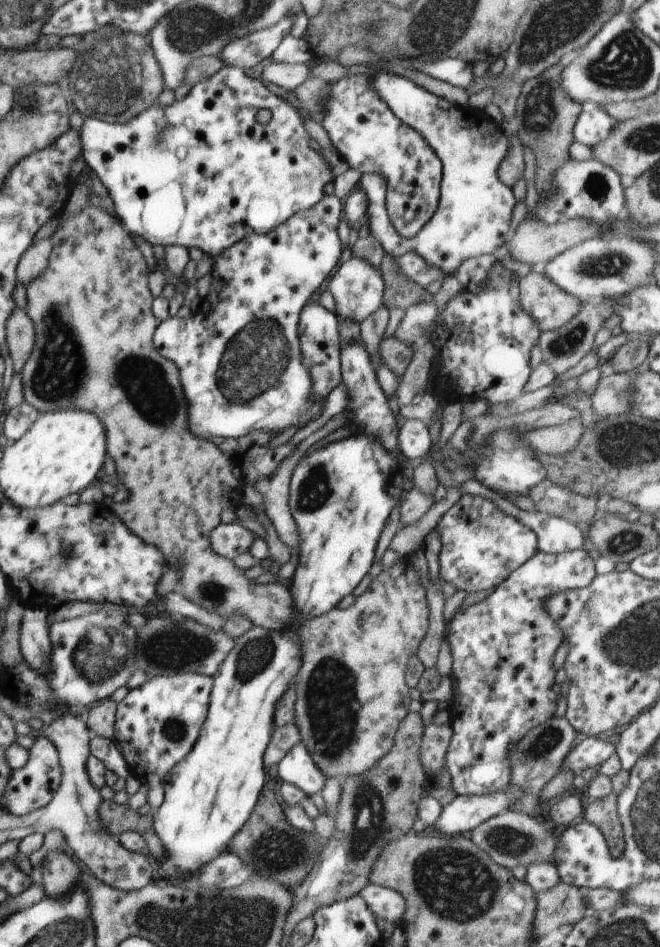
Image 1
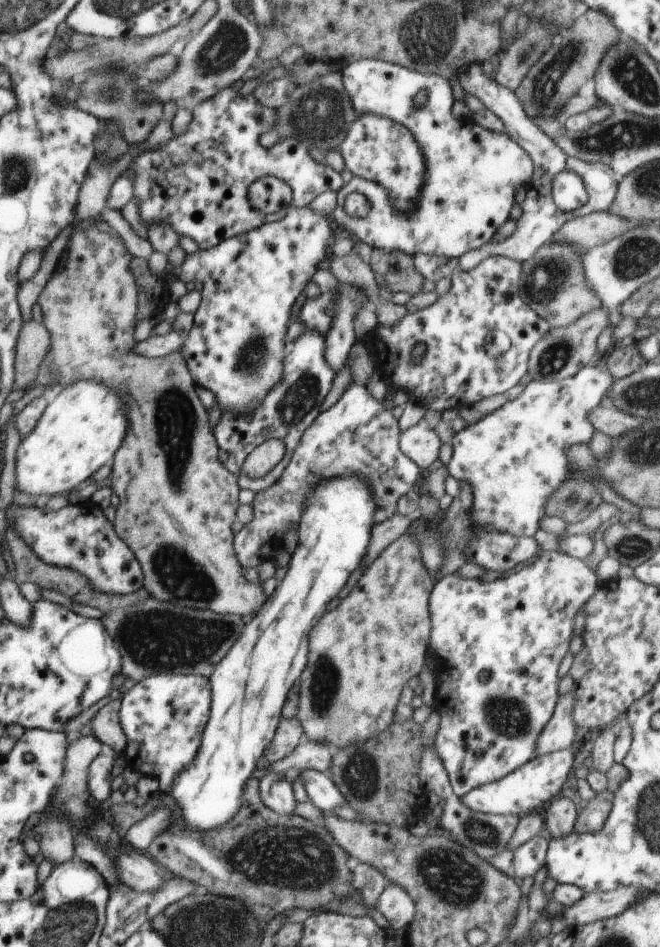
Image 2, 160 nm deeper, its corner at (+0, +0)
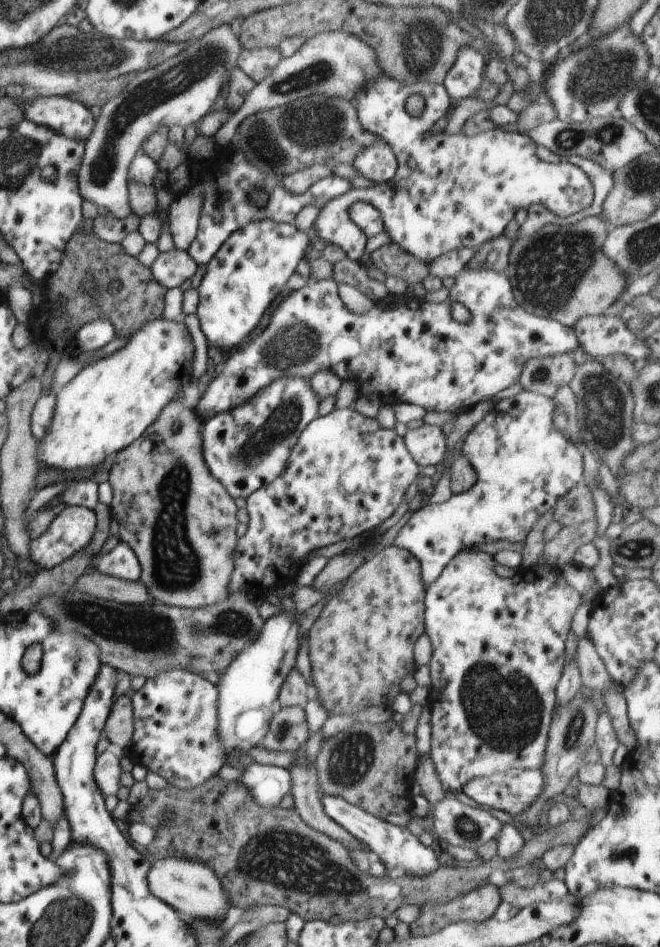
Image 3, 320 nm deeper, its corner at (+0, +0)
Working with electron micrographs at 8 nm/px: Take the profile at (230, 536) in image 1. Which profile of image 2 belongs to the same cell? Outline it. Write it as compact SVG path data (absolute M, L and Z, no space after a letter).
M350 382L338 402L320 413L306 428L282 478L265 491L256 492L251 503L252 520L233 538L233 547L242 568L256 568L266 560L274 564L277 554L282 551L278 546L282 546L284 534L290 528L298 532L307 498L318 480L354 474L369 483L375 498L377 507L373 522L381 523L394 516L397 513L396 502L424 476L419 466L401 451L400 434L398 419L382 402L370 396L366 384Z

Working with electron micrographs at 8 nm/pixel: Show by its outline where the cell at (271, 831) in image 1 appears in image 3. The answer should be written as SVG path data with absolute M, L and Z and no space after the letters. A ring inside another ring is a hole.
M215 775L192 790L178 789L172 786L164 788L164 790L149 790L146 797L132 806L128 812L128 814L134 814L136 820L141 820L140 822L146 820L146 824L154 826L156 832L159 833L154 844L147 848L154 860L176 857L205 863L219 878L222 888L226 890L226 896L230 898L230 908L244 910L248 906L280 905L280 907L288 908L292 913L300 916L305 922L331 921L334 918L337 920L342 914L344 914L344 921L365 920L374 917L385 920L390 915L395 915L395 911L400 906L422 907L428 904L436 906L436 904L444 904L450 900L463 899L474 888L482 886L484 882L489 882L490 875L496 869L495 863L500 863L503 870L516 869L538 861L551 847L578 844L587 833L595 813L588 813L583 820L571 818L565 824L550 828L541 834L536 831L534 837L530 840L526 839L524 846L518 850L518 854L512 856L510 860L501 860L496 856L493 861L480 862L480 866L474 866L473 870L460 868L460 866L458 868L442 866L430 874L422 874L422 876L410 874L394 880L387 875L384 878L376 878L376 876L362 872L354 865L348 849L330 836L311 828L293 807L287 810L280 807L262 808L254 802L254 798L250 796L246 786L238 784L237 781L220 780L219 775ZM168 810L174 812L174 820L177 822L160 826L160 816L164 817Z

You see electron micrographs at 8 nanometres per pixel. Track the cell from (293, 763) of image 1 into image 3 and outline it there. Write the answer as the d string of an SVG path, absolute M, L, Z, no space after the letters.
M321 796L322 807L325 814L330 816L337 824L344 826L350 834L354 834L358 840L362 840L370 848L370 852L378 857L378 860L386 866L387 870L392 868L400 868L406 875L414 874L414 876L422 876L422 874L430 874L438 867L438 858L432 847L426 847L420 840L414 836L406 826L394 826L380 817L374 817L368 812L354 806L350 802L346 802L344 798L338 796Z

